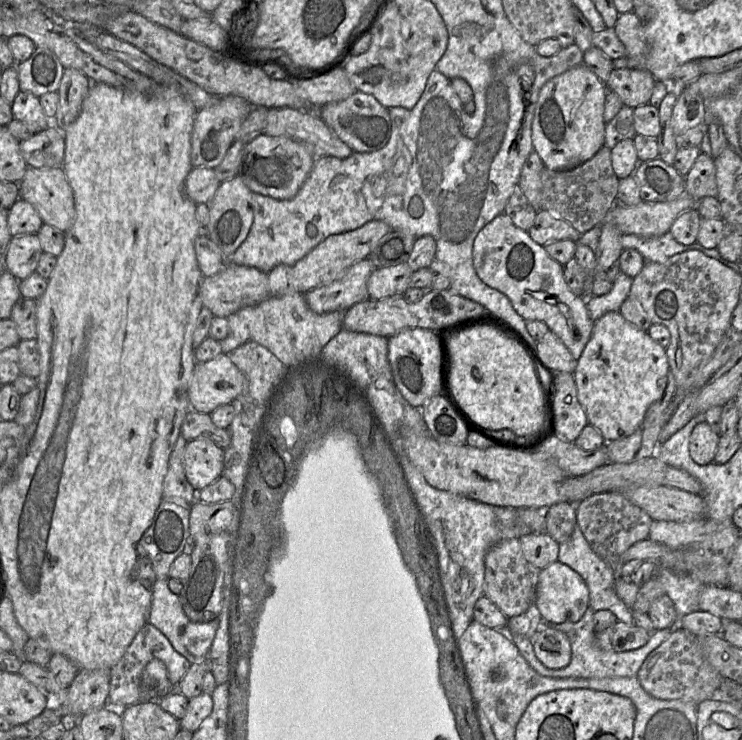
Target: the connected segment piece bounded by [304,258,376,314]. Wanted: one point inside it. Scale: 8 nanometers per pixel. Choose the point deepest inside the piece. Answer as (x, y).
(351, 288)

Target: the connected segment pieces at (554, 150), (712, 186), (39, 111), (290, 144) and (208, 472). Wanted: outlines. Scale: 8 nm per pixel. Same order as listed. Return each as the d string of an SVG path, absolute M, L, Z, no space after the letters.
M581 64L548 80L541 88L532 122L532 144L546 168L567 170L589 159L604 146L604 107L607 88Z
M700 152L691 170L684 178L685 191L693 199L717 197L716 168L712 156Z
M20 91L12 103L13 117L22 121L36 134L46 129L52 121L43 110L39 97L30 92Z
M261 134L245 145L238 176L254 193L277 200L288 200L298 193L315 160L309 149L296 140Z
M207 438L187 442L184 451L186 478L196 491L218 479L224 468L224 449Z

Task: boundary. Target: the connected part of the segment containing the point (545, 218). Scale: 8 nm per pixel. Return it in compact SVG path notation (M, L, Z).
M546 210L538 211L528 234L533 241L542 246L559 240L577 242L581 235L568 222Z

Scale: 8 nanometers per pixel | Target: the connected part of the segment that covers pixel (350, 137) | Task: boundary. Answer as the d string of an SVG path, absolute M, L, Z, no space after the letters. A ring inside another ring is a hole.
M356 91L345 100L318 108L317 114L353 152L369 153L382 149L391 136L389 111L374 96Z

